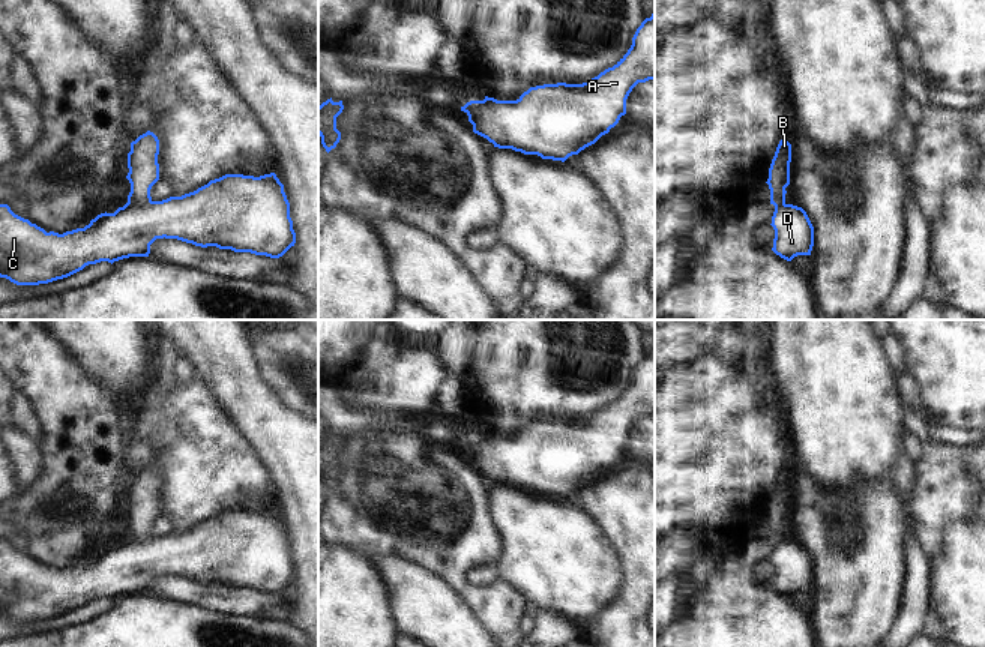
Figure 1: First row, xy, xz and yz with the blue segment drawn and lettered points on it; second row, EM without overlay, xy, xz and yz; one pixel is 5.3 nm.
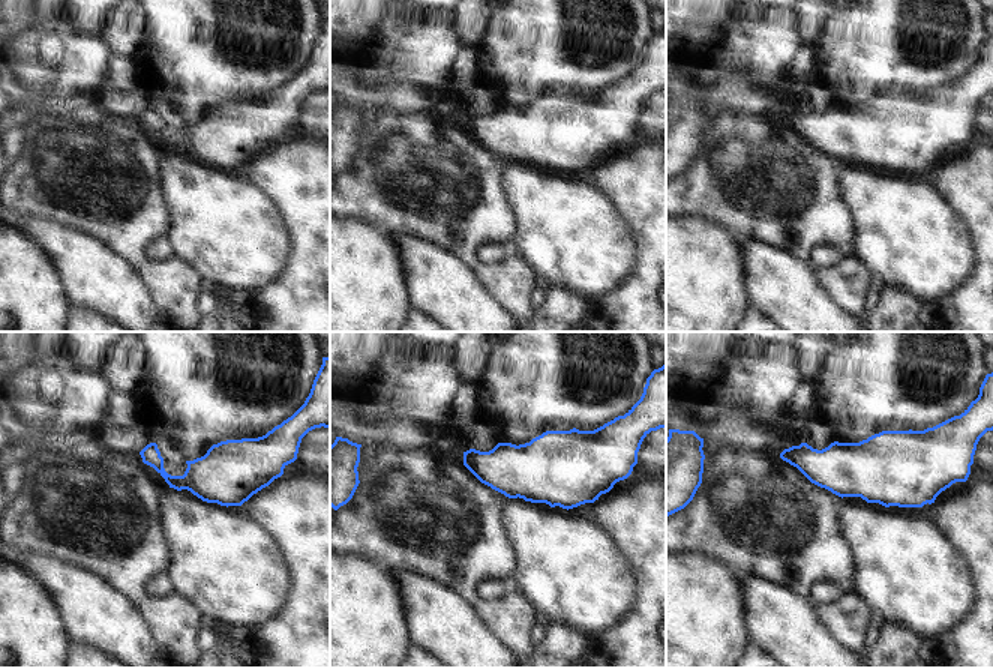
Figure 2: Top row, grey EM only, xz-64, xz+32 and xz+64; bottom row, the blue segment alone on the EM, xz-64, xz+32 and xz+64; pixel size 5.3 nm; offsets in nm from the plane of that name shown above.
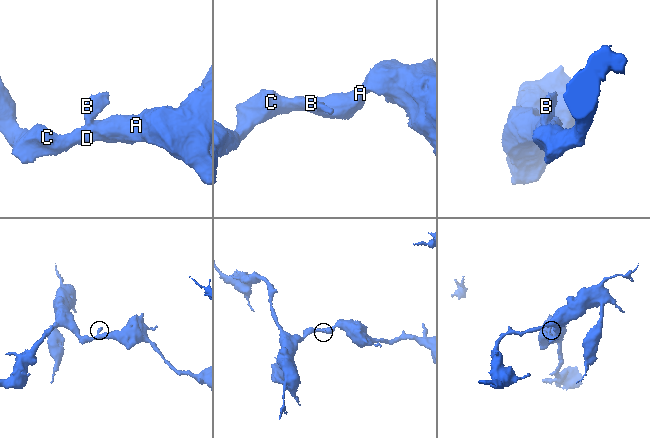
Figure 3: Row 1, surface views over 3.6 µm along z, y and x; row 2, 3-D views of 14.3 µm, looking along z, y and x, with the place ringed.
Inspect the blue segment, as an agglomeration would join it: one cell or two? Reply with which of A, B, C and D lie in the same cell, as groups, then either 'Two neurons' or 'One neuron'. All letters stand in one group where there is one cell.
Groups: A C D / B. Two neurons.

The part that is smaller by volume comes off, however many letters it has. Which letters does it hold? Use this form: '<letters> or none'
B

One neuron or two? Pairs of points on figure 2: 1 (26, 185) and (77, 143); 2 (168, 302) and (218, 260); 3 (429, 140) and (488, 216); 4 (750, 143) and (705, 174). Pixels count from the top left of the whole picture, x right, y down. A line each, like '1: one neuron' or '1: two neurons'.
1: one neuron
2: two neurons
3: one neuron
4: one neuron

